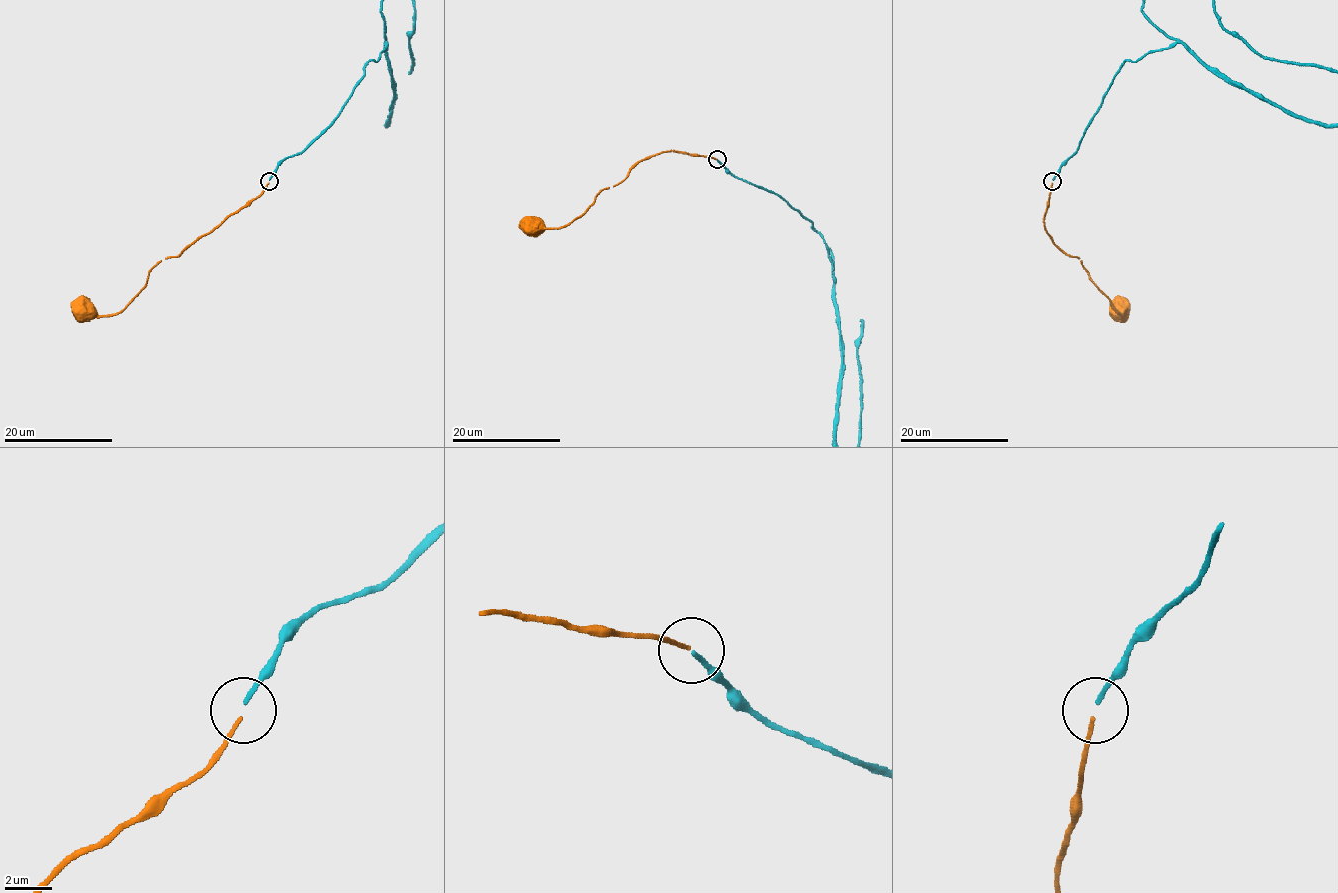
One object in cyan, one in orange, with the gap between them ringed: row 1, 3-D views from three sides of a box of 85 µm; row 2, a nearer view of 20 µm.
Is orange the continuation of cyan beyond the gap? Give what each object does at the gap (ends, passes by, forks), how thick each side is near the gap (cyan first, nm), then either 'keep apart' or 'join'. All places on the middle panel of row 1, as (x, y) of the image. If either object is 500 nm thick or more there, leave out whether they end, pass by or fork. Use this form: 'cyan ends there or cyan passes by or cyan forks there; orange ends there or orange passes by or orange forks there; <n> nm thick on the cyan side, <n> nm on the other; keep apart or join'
cyan ends there; orange ends there; 190 nm thick on the cyan side, 160 nm on the other; keep apart

